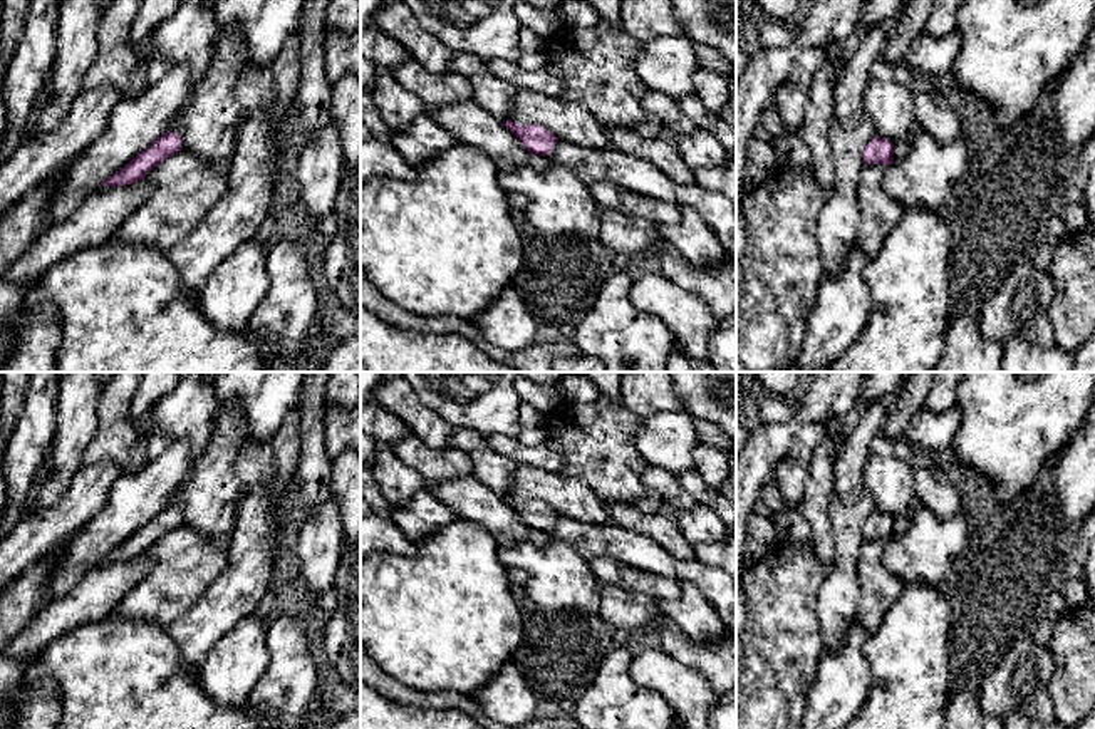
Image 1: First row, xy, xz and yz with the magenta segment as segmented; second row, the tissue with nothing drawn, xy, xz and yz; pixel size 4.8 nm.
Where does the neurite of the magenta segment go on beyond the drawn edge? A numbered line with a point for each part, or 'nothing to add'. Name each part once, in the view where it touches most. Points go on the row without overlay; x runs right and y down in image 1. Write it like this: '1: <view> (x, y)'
1: xz (540, 538)

